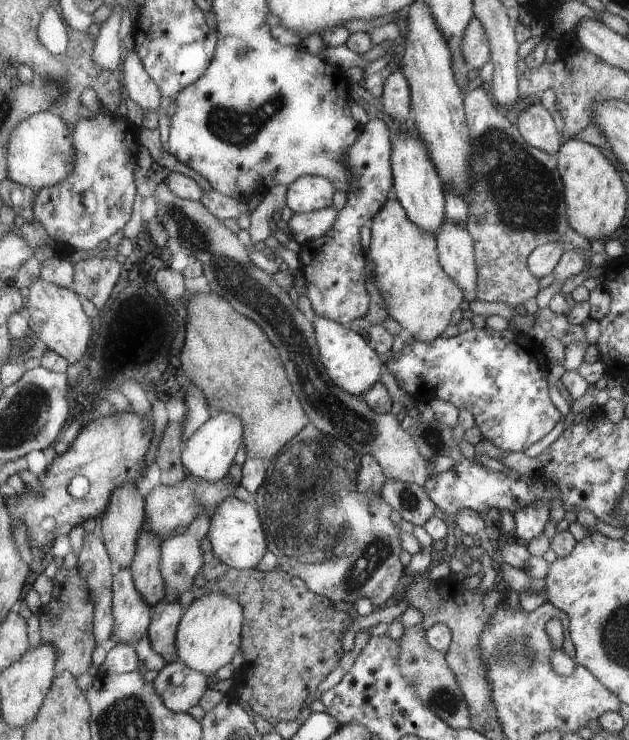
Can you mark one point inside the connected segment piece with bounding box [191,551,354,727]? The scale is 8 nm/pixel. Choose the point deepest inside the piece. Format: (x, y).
(294, 639)

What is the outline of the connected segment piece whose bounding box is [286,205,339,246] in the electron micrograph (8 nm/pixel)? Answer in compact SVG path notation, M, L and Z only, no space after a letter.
M324 208L324 210L309 213L294 213L286 222L290 240L295 240L300 246L304 246L312 238L320 238L332 228L338 216L336 208Z

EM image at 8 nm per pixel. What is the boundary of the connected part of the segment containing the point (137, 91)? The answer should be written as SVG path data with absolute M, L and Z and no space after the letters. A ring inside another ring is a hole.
M129 51L122 62L124 74L125 97L130 98L138 107L145 111L158 114L160 110L160 89L146 72L138 54Z

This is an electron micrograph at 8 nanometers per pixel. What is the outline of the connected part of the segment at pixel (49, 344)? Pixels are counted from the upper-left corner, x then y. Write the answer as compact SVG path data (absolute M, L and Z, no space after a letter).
M40 277L32 278L28 294L26 308L30 317L27 321L32 332L37 336L38 342L45 349L52 350L58 356L65 358L68 364L78 362L88 350L88 342L92 338L92 326L90 326L88 316L82 310L80 296L76 296L72 288L58 288Z

